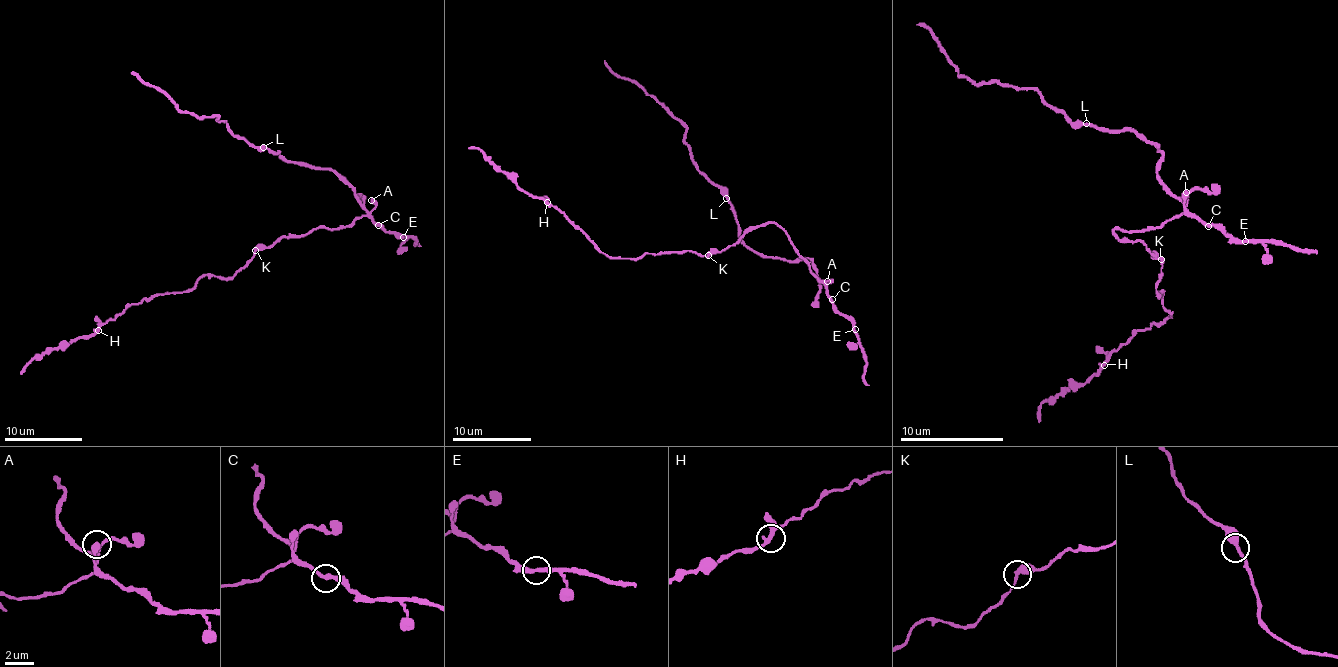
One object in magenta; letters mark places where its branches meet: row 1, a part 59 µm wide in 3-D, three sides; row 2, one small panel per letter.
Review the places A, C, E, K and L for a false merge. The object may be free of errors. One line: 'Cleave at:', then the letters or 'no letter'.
Cleave at: K

